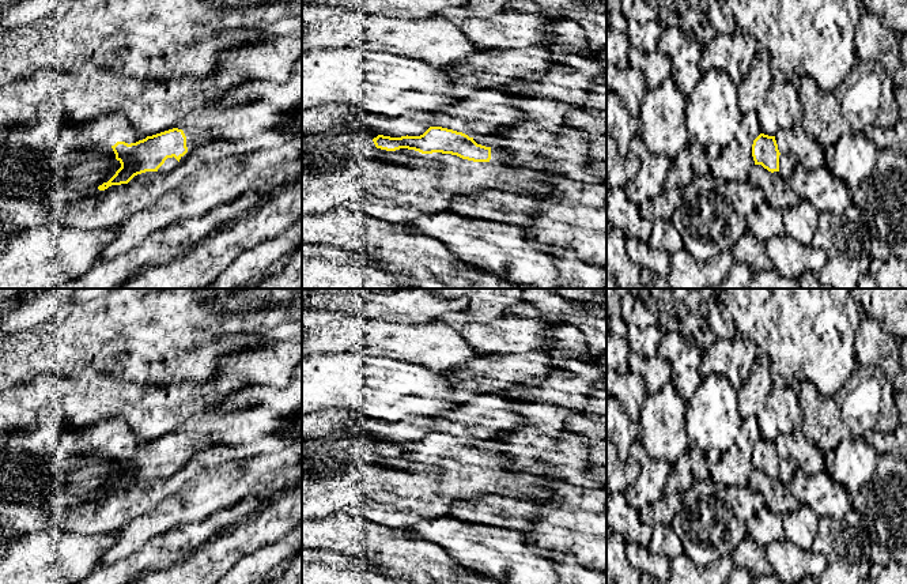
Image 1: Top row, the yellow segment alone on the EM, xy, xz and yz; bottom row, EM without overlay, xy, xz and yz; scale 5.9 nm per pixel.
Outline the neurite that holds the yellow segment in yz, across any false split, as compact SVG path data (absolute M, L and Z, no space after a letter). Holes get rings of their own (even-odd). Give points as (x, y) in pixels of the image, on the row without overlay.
M795 419L789 434L779 434L774 441L760 438L752 449L755 470L761 470L768 476L778 476L789 486L797 470L817 474L828 470L831 456L810 444L802 430L801 419Z

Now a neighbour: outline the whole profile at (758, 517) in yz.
M759 501L752 504L752 509L744 515L744 520L747 535L763 546L785 538L783 516L771 512Z

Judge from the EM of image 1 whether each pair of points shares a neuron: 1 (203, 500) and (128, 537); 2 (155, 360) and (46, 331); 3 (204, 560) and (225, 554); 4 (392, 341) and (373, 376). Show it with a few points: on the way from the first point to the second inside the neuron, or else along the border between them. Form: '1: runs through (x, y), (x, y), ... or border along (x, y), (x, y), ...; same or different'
1: runs through (184, 509), (176, 509), (147, 526); same
2: runs through (128, 341), (74, 341); same
3: runs through (210, 557), (219, 554); same
4: border along (352, 351), (386, 355), (415, 364); different

